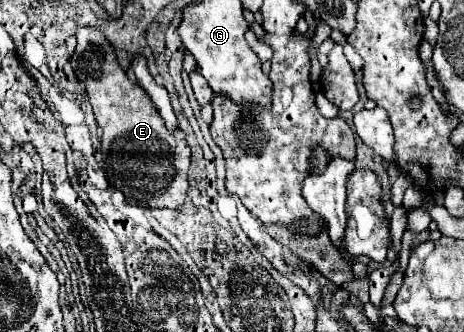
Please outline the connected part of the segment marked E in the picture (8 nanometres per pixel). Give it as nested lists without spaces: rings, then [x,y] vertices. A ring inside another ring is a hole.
[[[81,27],[77,31],[77,49],[71,57],[71,67],[75,69],[77,79],[81,79],[85,83],[97,125],[103,129],[101,169],[105,171],[105,177],[111,183],[111,187],[121,191],[129,201],[137,201],[149,209],[165,209],[165,207],[177,209],[177,207],[181,207],[187,197],[187,187],[189,187],[187,171],[189,171],[189,157],[191,157],[191,151],[185,143],[183,131],[177,129],[177,135],[169,135],[163,119],[159,117],[157,109],[153,107],[153,101],[149,99],[149,95],[137,83],[133,83],[127,77],[127,73],[119,67],[119,63],[113,55],[113,47],[97,29]]]

